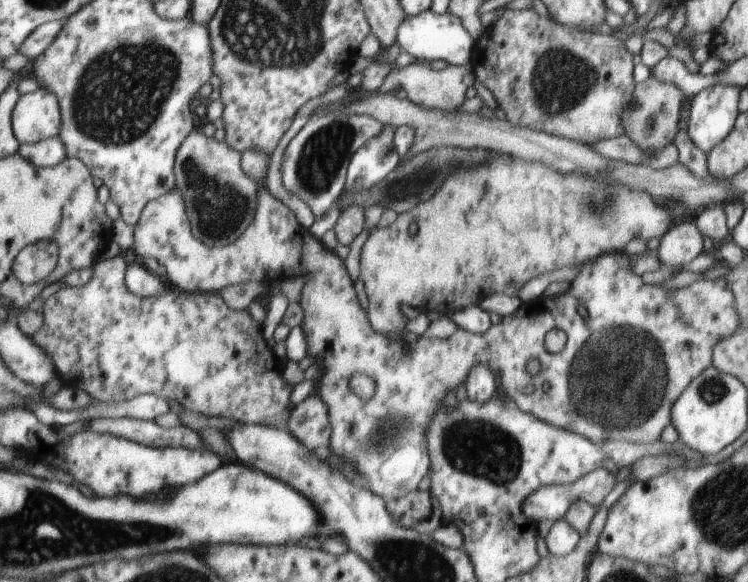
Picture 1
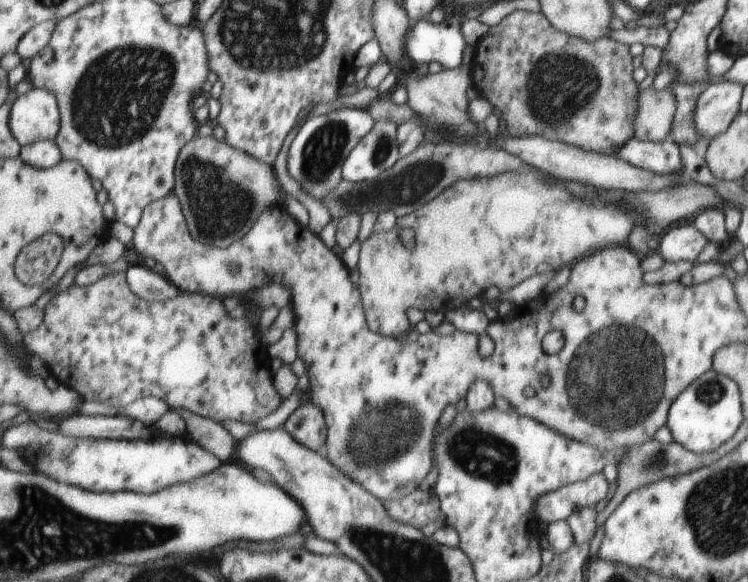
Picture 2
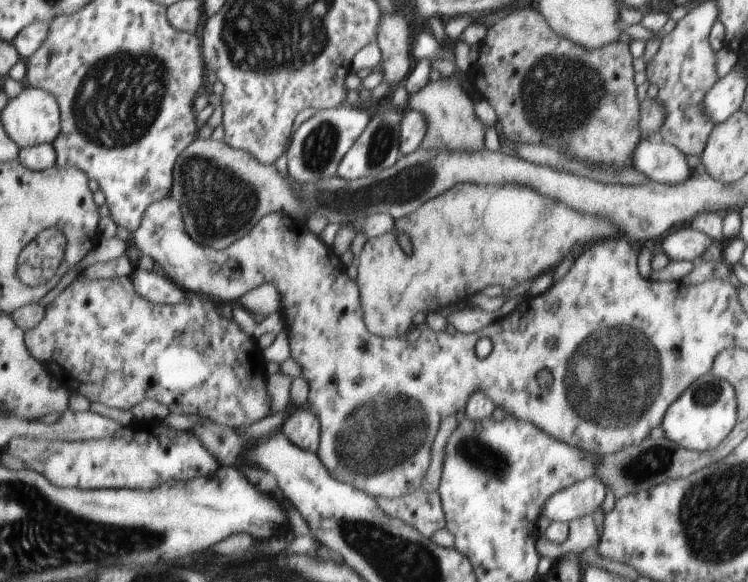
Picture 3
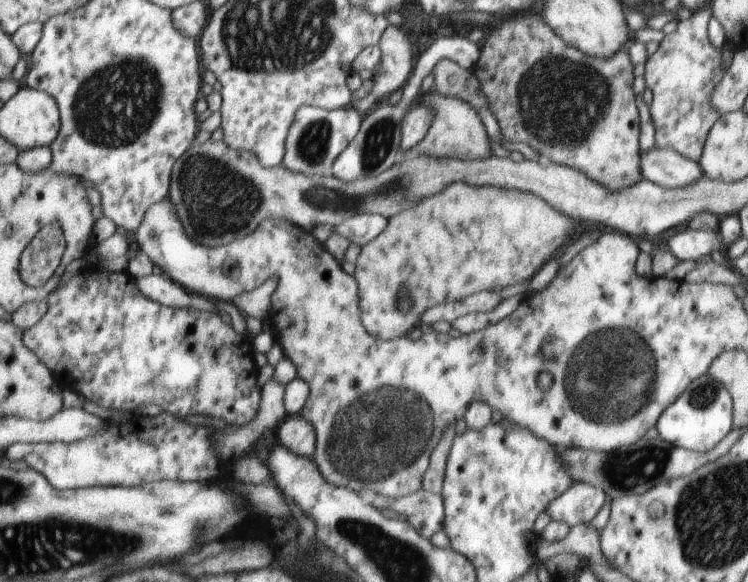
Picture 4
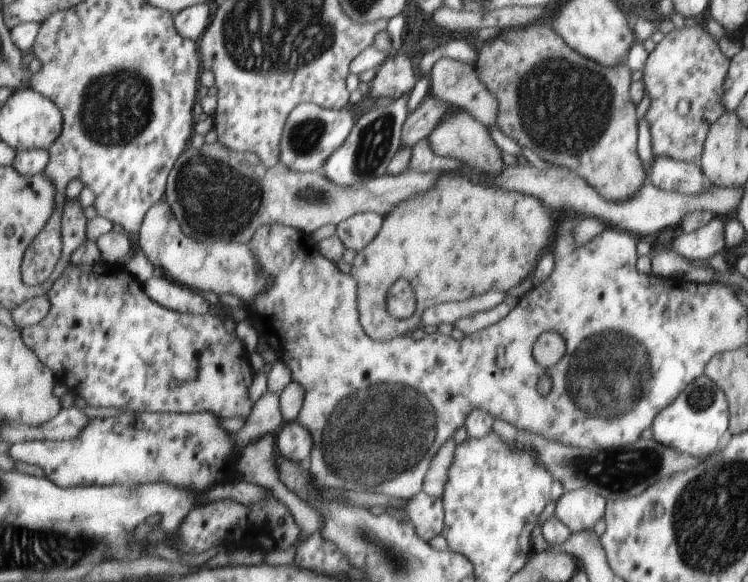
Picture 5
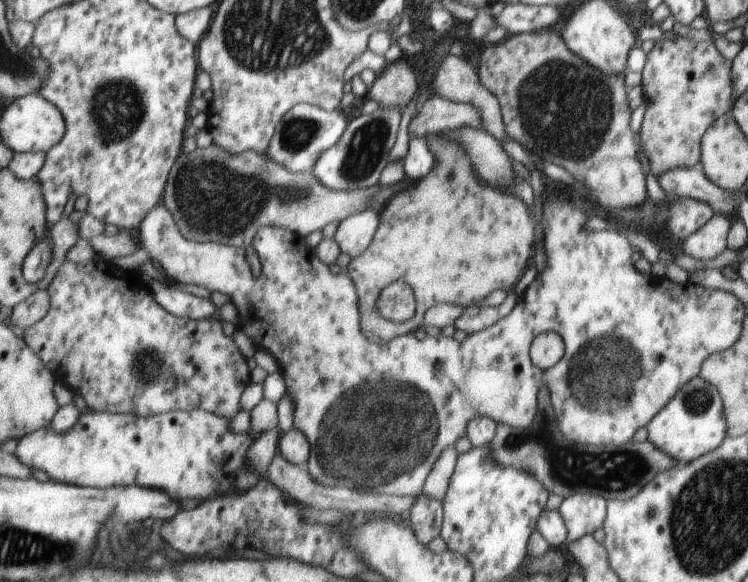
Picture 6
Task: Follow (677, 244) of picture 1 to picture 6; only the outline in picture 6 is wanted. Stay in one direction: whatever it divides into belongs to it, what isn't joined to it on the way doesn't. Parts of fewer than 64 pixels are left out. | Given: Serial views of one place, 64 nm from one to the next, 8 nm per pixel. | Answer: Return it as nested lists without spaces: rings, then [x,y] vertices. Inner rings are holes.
[[[714,215],[713,219],[690,236],[683,245],[679,244],[679,252],[698,260],[712,260],[726,250],[730,227],[728,218],[724,215]]]

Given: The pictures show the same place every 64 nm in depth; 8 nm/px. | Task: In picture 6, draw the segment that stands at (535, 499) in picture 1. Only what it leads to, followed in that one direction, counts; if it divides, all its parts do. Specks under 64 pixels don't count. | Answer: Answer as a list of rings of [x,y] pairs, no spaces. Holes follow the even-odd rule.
[[[574,493],[562,501],[558,510],[567,528],[566,545],[569,545],[603,528],[607,500],[599,496]]]

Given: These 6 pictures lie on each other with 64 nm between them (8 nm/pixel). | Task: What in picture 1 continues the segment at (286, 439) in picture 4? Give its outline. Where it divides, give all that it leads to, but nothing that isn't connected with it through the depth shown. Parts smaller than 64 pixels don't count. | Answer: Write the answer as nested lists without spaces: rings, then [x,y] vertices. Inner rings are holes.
[[[318,392],[311,393],[289,414],[285,426],[314,453],[326,453],[332,438],[332,422],[329,409]]]

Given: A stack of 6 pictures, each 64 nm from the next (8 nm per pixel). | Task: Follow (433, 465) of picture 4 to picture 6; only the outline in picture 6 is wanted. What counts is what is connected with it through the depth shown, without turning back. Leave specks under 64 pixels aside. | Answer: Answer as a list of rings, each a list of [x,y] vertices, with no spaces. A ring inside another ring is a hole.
[[[452,446],[442,450],[438,460],[434,462],[432,470],[426,476],[424,492],[428,498],[442,502],[446,496],[455,466],[457,463],[457,452]]]

